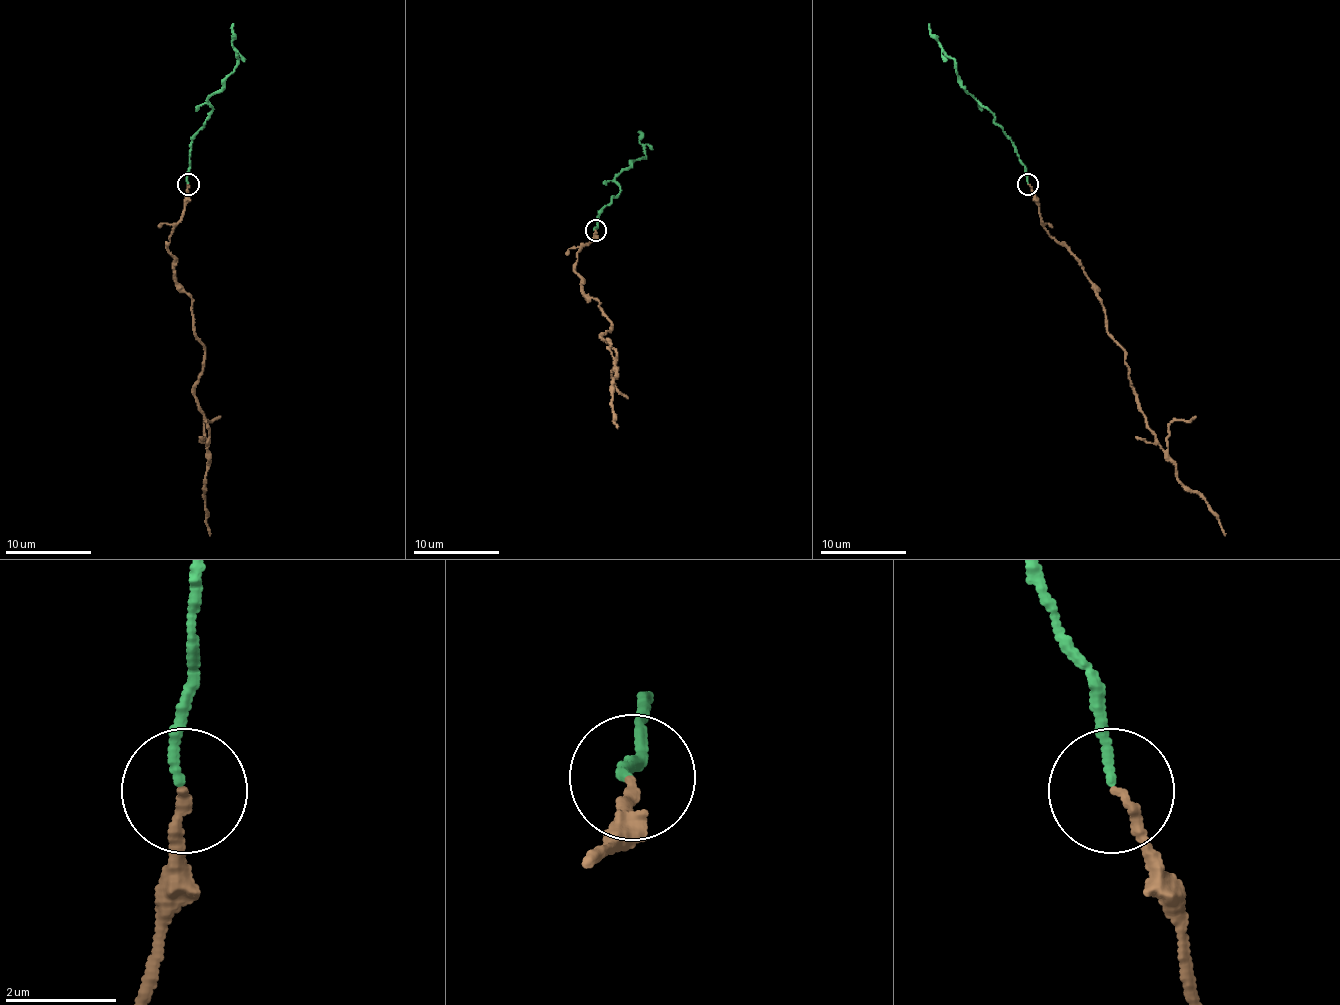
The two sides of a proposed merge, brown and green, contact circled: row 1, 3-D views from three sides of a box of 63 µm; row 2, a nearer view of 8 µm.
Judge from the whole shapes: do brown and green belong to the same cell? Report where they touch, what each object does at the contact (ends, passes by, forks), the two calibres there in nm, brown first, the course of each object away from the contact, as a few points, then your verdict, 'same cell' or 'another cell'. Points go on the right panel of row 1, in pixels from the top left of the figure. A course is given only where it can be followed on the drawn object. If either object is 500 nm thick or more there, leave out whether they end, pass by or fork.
at (1027, 184); brown ends there; green ends there; 150 nm thick on the brown side, 150 nm on the other; brown runs (1027, 185), (1040, 221), (1074, 256), (1100, 299), (1107, 333), (1124, 351), (1154, 441), (1225, 536); green runs (1027, 182), (1027, 170), (1014, 142), (990, 111), (960, 85), (954, 64), (928, 23); another cell

